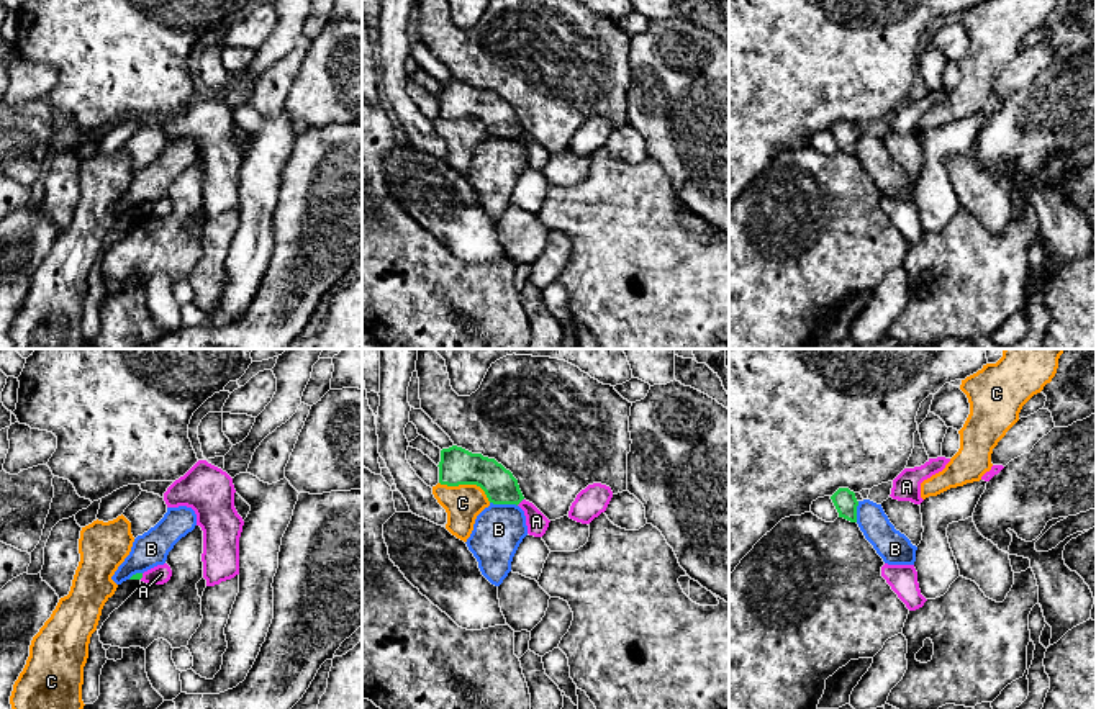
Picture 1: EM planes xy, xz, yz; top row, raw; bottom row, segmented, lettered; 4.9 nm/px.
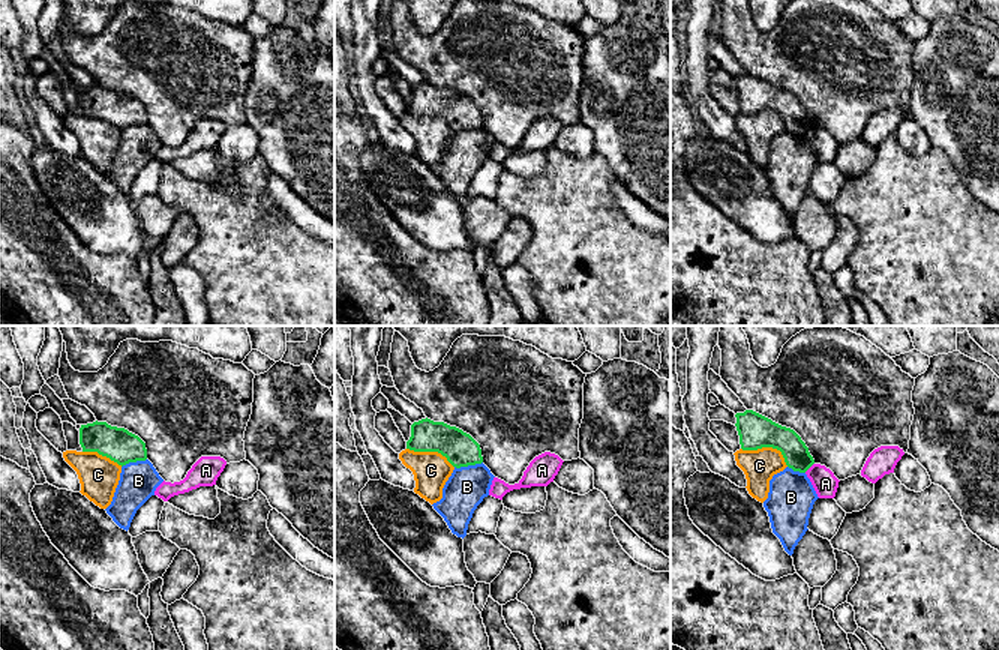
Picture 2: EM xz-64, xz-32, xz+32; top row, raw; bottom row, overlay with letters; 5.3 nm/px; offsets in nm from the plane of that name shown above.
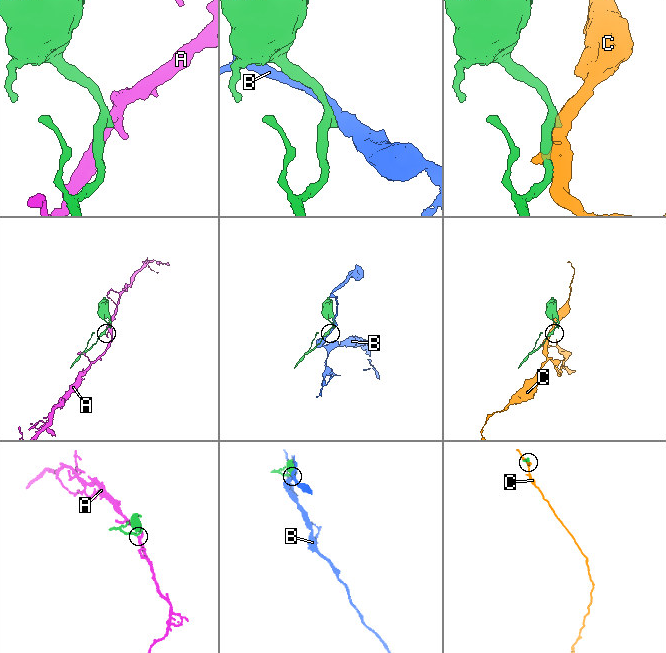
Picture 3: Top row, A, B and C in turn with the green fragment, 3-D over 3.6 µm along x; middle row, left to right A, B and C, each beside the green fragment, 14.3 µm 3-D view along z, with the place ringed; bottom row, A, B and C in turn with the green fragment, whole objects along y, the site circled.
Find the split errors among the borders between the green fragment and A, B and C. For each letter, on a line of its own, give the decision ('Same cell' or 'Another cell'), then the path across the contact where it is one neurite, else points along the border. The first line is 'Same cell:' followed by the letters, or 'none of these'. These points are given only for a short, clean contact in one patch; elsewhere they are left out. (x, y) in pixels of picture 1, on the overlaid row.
Same cell: none of these
A: Another cell. Boundary: xz (523, 498), (516, 505)
B: Another cell
C: Another cell

